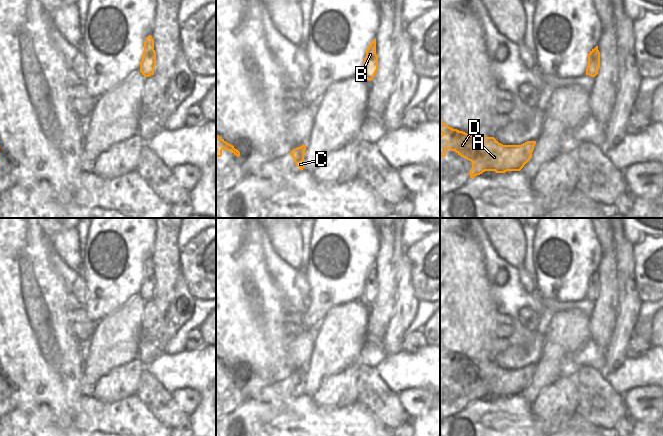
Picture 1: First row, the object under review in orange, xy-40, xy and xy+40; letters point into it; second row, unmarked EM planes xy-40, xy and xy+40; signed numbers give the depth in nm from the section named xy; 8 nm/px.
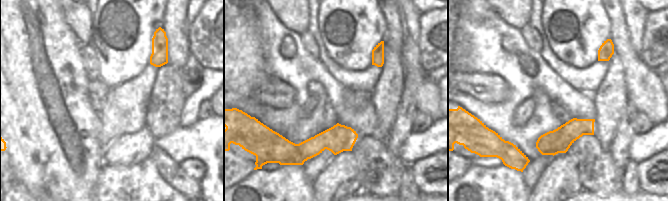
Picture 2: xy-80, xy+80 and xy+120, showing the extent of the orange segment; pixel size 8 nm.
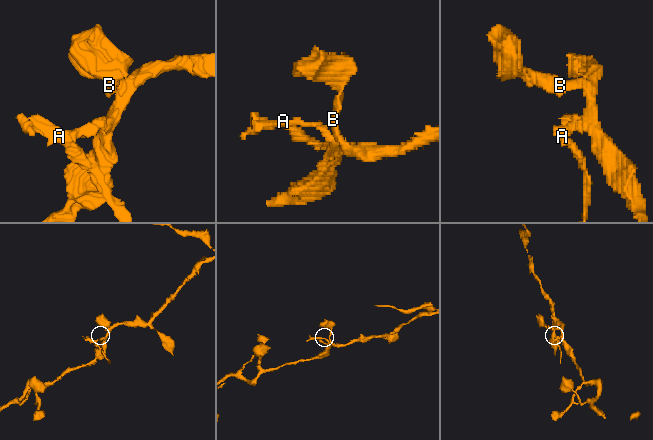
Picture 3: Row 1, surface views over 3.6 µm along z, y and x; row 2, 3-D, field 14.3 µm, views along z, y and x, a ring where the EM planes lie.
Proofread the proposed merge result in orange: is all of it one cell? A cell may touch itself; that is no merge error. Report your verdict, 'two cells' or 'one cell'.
two cells

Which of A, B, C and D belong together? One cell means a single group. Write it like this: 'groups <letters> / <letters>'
groups A C D / B

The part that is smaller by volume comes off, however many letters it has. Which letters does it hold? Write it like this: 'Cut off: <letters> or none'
Cut off: A, C, D

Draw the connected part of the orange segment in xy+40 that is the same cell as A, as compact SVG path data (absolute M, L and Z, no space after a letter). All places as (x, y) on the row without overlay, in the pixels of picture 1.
M440 343L440 381L446 380L446 374L455 375L461 381L472 386L470 402L482 398L485 395L505 397L507 395L520 395L527 387L530 365L521 369L503 369L494 361L477 361L463 355L449 351Z

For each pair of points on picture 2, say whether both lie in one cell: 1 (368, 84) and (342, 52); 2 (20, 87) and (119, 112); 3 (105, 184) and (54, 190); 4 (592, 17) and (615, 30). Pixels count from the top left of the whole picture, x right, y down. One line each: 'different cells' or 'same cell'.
1: different cells
2: different cells
3: different cells
4: different cells

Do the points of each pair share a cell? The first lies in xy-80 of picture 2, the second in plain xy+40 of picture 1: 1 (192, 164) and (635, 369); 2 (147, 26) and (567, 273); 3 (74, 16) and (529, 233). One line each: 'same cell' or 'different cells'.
1: different cells
2: same cell
3: different cells

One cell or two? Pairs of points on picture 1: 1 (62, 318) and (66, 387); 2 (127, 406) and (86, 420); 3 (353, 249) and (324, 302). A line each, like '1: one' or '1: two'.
1: one
2: one
3: one

